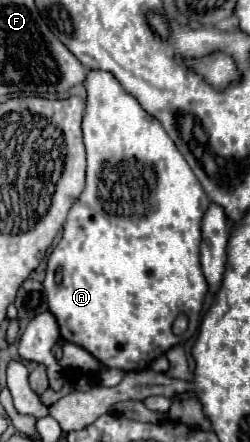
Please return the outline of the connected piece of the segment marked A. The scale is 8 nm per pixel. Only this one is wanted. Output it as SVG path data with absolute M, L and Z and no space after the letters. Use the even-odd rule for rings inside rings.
M88 70L84 84L86 84L86 92L88 92L84 120L82 120L84 144L86 144L86 154L88 154L86 188L80 194L78 202L74 202L74 206L70 208L70 214L64 224L62 240L58 242L58 246L54 248L54 252L48 258L44 288L46 288L50 312L56 316L58 326L60 326L60 336L64 340L86 348L106 368L118 368L124 372L142 372L142 370L148 370L148 366L156 358L166 354L172 346L192 338L200 326L200 312L202 312L202 304L204 304L204 298L208 292L206 278L202 274L202 264L200 264L200 216L204 216L204 208L208 208L210 200L208 200L206 192L202 190L194 172L188 168L188 162L184 160L184 156L180 156L172 138L164 132L164 126L154 116L148 116L148 112L144 112L144 108L140 108L140 102L134 96L128 96L128 92L124 92L124 88L120 88L120 82L116 80L116 76L112 76L112 72ZM56 272L60 272L62 284L56 284L56 280L54 280ZM180 312L190 316L190 326L184 336L172 336L172 322L176 320L176 316Z

